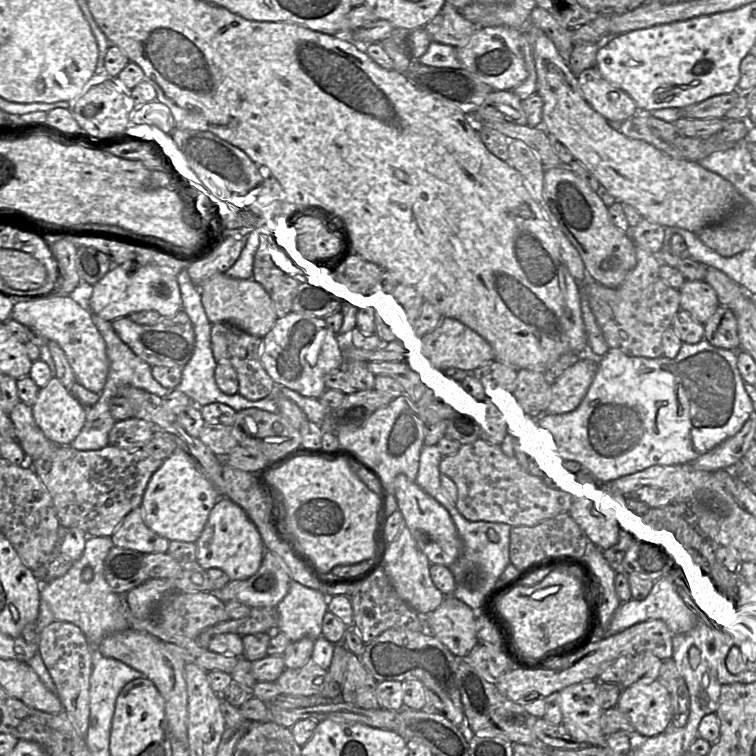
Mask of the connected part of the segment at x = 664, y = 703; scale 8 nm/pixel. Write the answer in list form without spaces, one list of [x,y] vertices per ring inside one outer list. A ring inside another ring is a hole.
[[[659,679],[622,689],[616,707],[628,716],[640,738],[659,735],[671,725],[670,692]]]

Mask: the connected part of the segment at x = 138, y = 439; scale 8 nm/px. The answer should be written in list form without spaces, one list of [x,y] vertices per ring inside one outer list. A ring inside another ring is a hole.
[[[131,417],[116,421],[109,433],[109,444],[126,450],[136,450],[143,448],[153,434],[146,421]]]

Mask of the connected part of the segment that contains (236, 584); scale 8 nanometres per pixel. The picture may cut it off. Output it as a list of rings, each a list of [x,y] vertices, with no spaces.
[[[266,550],[253,576],[246,580],[231,580],[214,594],[224,603],[236,601],[250,608],[276,608],[288,593],[291,581],[280,559]]]

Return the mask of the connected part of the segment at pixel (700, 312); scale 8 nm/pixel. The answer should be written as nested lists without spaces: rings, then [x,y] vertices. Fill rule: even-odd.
[[[686,280],[680,289],[680,294],[681,309],[687,311],[696,322],[703,325],[707,323],[720,306],[716,292],[711,285],[703,280]]]

